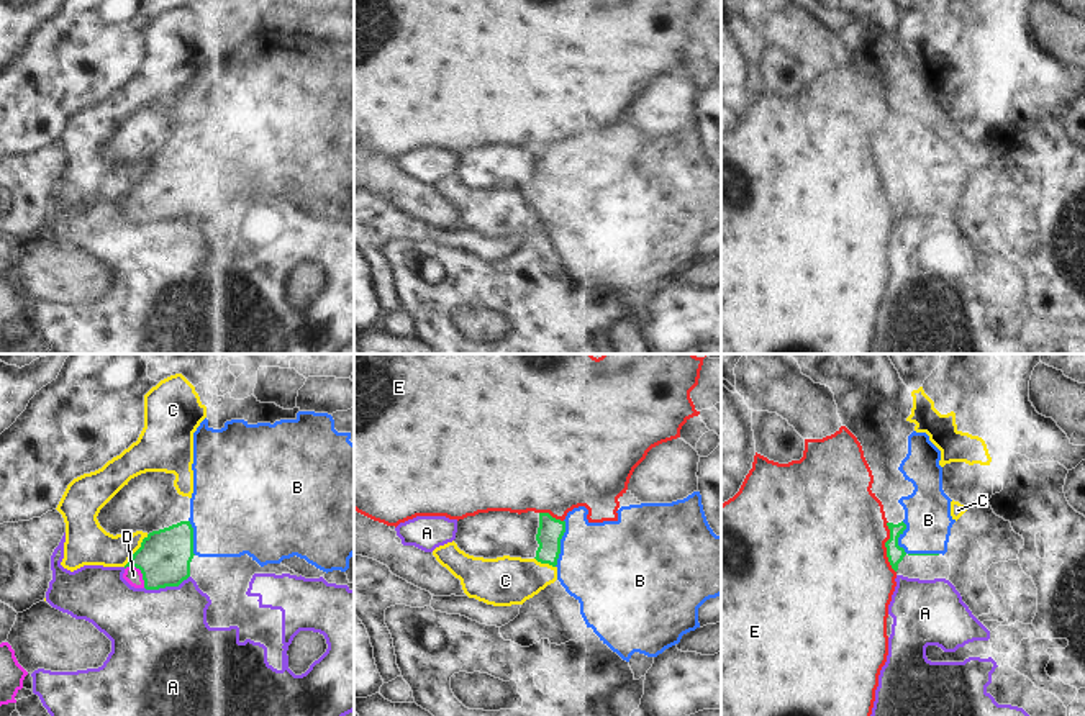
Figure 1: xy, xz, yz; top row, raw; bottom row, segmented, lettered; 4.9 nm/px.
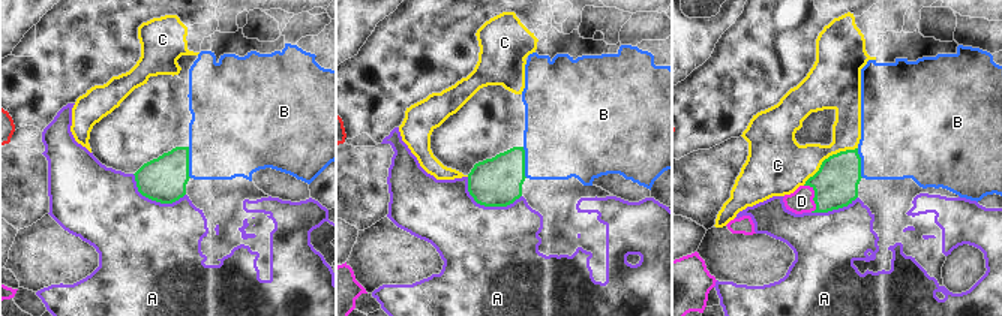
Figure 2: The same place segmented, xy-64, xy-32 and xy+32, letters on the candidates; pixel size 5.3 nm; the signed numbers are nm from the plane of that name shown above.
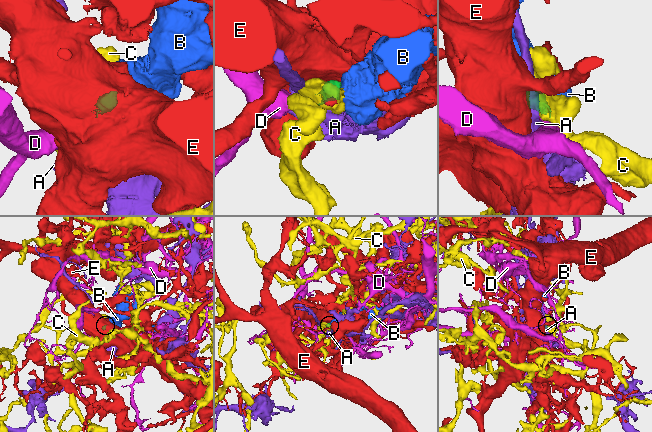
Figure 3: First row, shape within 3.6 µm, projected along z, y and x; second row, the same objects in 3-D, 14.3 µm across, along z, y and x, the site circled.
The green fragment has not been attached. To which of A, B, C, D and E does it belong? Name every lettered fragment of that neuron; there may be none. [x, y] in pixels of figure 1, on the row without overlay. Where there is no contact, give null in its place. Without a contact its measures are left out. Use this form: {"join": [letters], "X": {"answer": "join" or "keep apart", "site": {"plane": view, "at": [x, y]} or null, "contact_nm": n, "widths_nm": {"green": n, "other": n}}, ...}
{"join": ["D"], "A": {"answer": "keep apart", "site": {"plane": "xy", "at": [166, 218]}, "contact_nm": 240, "widths_nm": {"green": 260, "other": 460}}, "B": {"answer": "keep apart", "site": {"plane": "yz", "at": [905, 185]}, "contact_nm": 240, "widths_nm": {"green": 90, "other": 220}}, "C": {"answer": "keep apart", "site": {"plane": "xy", "at": [136, 184]}, "contact_nm": 200, "widths_nm": {"green": 260, "other": 220}}, "D": {"answer": "join", "site": {"plane": "xy", "at": [141, 205]}, "contact_nm": 140, "widths_nm": {"green": 260, "other": 90}}, "E": {"answer": "keep apart", "site": {"plane": "yz", "at": [885, 179]}, "contact_nm": 260, "widths_nm": {"green": 90, "other": 500}}}

